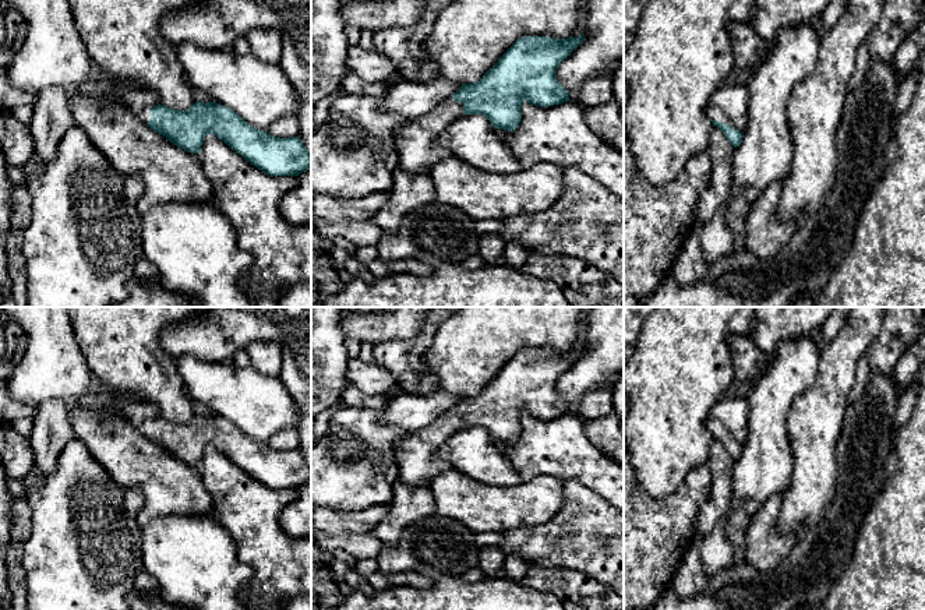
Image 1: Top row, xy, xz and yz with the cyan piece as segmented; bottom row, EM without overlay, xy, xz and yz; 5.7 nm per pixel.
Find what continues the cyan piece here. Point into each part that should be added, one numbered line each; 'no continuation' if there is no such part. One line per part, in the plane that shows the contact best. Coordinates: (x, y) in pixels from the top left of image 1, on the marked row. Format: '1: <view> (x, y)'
1: yz (728, 103)

